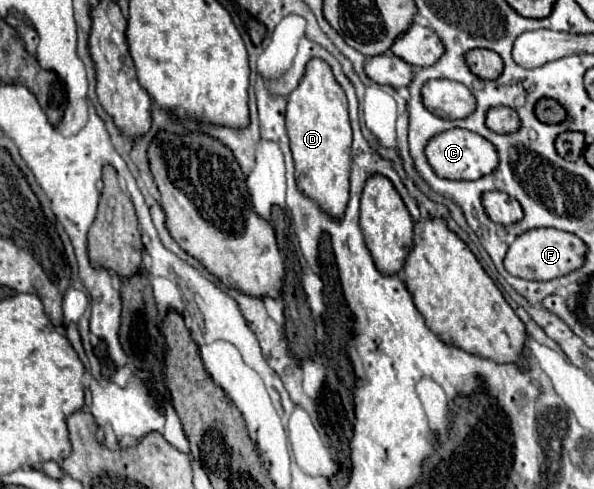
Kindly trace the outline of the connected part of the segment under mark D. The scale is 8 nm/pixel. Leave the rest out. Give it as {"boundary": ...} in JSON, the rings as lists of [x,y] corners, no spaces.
{"boundary":[[[310,58],[298,88],[288,96],[286,130],[296,164],[298,188],[316,200],[328,214],[340,218],[348,204],[348,176],[350,176],[350,146],[352,126],[348,118],[348,102],[342,86],[336,82],[332,68],[322,58]]]}

